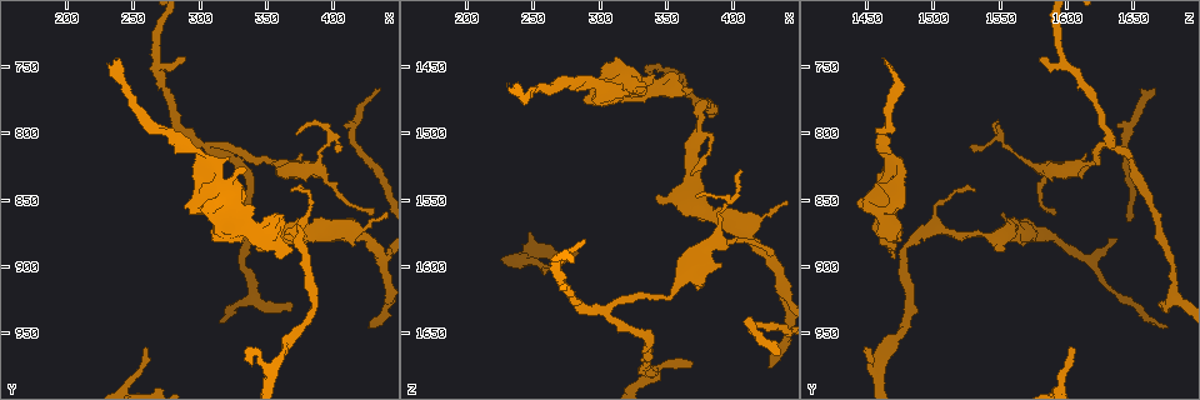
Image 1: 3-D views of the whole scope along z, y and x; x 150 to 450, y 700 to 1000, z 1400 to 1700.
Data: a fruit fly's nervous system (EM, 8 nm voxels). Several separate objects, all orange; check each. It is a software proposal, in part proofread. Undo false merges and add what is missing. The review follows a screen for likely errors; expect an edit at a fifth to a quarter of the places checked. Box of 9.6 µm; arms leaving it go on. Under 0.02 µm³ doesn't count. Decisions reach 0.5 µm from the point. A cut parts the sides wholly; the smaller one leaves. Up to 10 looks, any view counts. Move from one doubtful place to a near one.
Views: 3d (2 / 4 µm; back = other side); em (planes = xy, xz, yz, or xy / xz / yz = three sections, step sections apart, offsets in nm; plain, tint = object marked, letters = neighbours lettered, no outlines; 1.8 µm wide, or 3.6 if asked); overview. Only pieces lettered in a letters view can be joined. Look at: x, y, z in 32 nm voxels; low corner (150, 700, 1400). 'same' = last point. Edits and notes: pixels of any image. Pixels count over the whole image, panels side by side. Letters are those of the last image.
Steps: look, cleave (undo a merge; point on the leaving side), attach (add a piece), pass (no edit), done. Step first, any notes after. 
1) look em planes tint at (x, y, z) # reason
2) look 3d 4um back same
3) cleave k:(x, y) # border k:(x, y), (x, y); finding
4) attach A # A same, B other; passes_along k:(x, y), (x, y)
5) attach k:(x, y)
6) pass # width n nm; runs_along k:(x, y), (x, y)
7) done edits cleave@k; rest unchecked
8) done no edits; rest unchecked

look 3d 2um at (234, 746, 1464) # tapers out

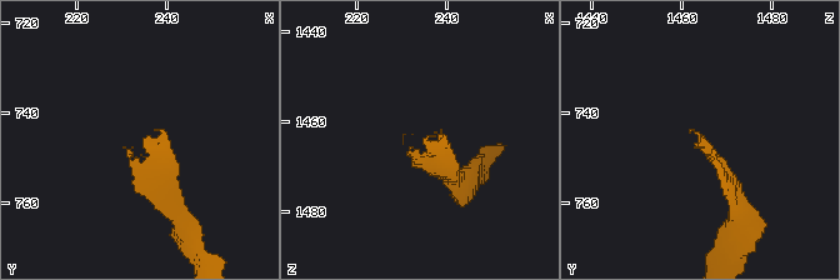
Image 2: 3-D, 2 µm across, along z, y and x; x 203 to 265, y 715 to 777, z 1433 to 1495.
look em planes letters at (235, 746, 1464) # need the tissue

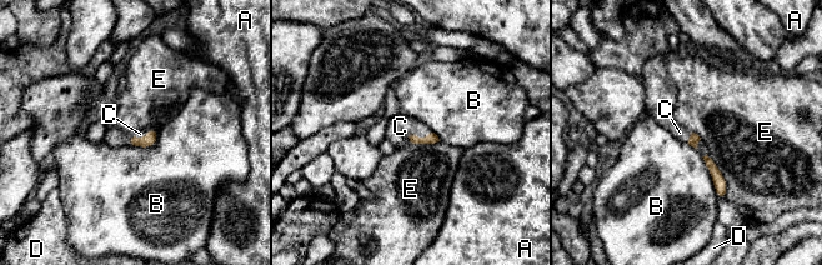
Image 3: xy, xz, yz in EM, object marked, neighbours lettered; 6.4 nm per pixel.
attach C # longest_contact E 300 nm; A other, B other, C same, D other, E other; it goes on there

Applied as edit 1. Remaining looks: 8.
look em 3.6um xz step 16 letters at (350, 874, 1460)

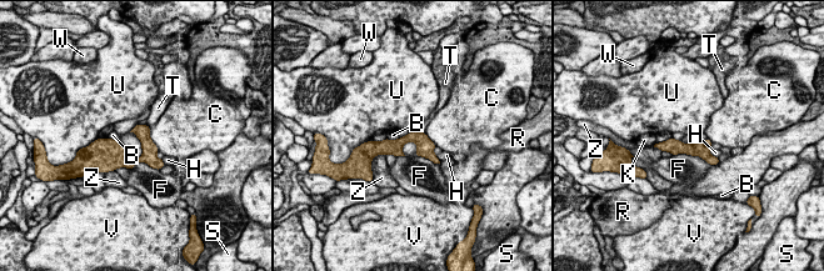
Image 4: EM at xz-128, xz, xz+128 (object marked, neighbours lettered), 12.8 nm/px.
look em 3.6um planes letters same

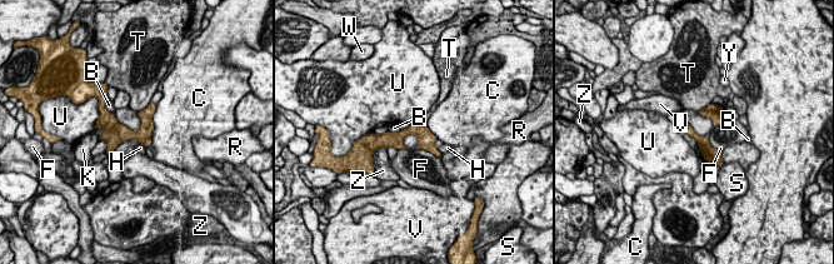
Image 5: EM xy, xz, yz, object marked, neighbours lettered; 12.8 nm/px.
pass # B other, C other, F other, H other, K other, R other, S other, T other, U other, V other, W other, Y other, Z other; runs_along 5:(379, 140), (416, 132), (434, 150); all the same neuron

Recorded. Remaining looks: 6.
look em 3.6um xz step 8 tint at (306, 808, 1632) # sharp bend

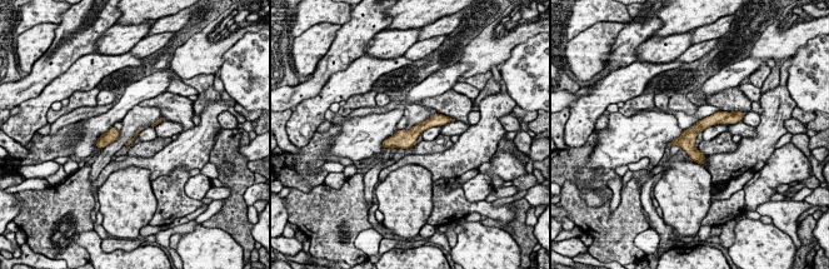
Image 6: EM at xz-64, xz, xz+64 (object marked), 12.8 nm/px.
look em 3.6um planes letters same

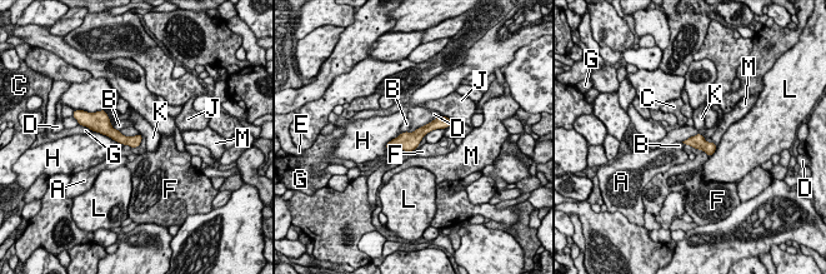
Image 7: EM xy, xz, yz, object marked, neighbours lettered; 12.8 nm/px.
pass # width 160 nm; A other, B other, C other, D other, E other, F other, G other, H other, J other, K other, L other, M other; all the same neuron

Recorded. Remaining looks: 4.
look em xz step 8 tint at (290, 744, 1580) # branch stops here

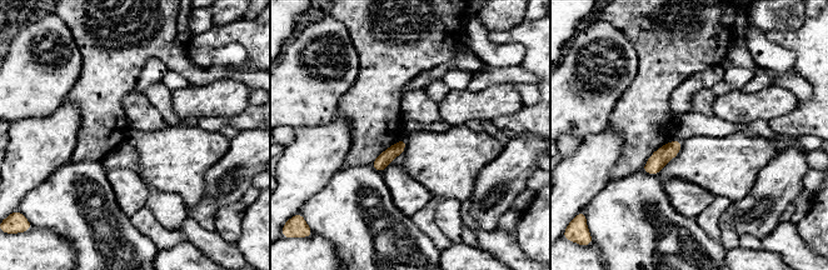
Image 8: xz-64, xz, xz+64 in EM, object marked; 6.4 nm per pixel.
look em planes letters same

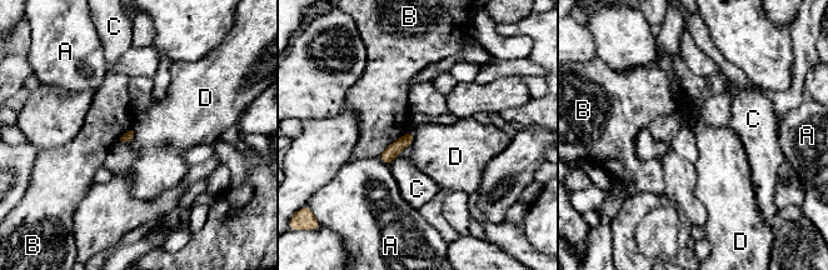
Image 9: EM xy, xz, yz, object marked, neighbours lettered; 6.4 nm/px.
pass # A other, B other, C other, D other; border 9:(413, 130), (413, 141), (410, 144); no lettered piece goes on from it

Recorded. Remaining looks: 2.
done edits attach@3; rest unchecked

